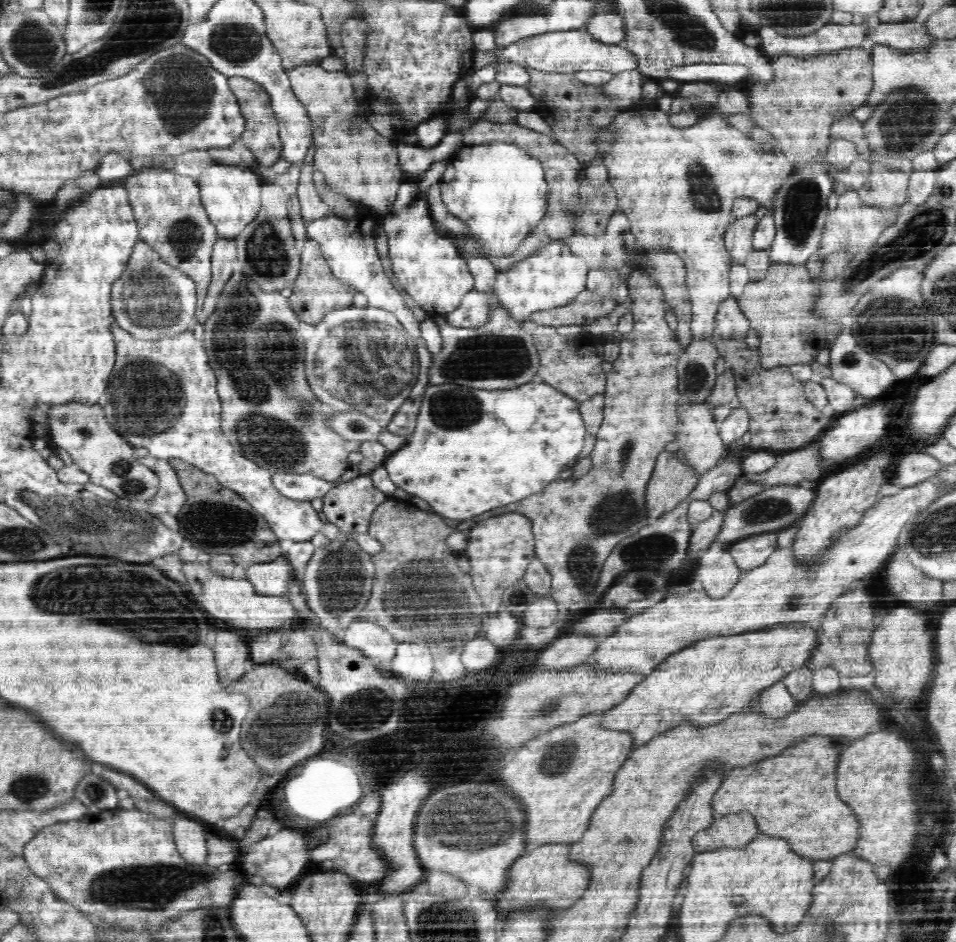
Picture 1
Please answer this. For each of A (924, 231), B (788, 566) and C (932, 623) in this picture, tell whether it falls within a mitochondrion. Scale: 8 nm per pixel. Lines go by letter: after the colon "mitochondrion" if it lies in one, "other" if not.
A: mitochondrion
B: other
C: other

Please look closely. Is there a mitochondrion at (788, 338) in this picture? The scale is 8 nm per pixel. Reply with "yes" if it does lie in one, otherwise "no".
no

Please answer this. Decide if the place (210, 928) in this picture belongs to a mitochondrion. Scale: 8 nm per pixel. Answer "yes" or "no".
yes

